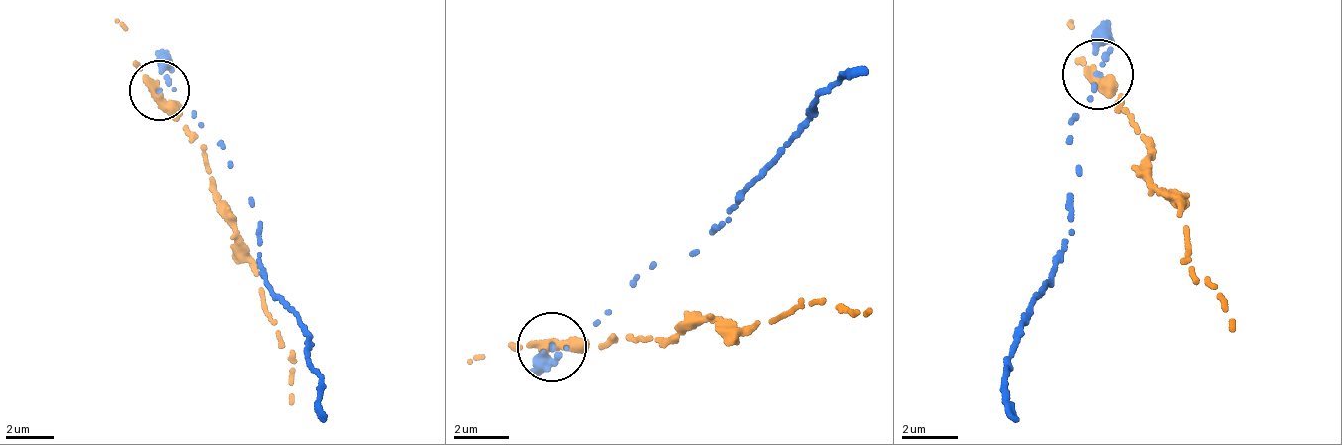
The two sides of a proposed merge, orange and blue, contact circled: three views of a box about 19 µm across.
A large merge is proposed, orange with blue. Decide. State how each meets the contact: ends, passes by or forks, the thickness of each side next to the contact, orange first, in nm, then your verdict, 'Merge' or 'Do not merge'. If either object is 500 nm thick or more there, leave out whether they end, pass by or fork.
At the ring orange passes by. At the ring blue ends. Thickness 380 nm (orange) against 180 nm. Do not merge

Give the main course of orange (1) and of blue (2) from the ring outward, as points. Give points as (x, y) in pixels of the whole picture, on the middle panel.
1: (554, 348), (628, 338), (664, 339), (688, 320), (752, 323), (813, 299), (870, 314)
2: (554, 348), (564, 347), (652, 267), (700, 252), (793, 137), (837, 75), (867, 75)

